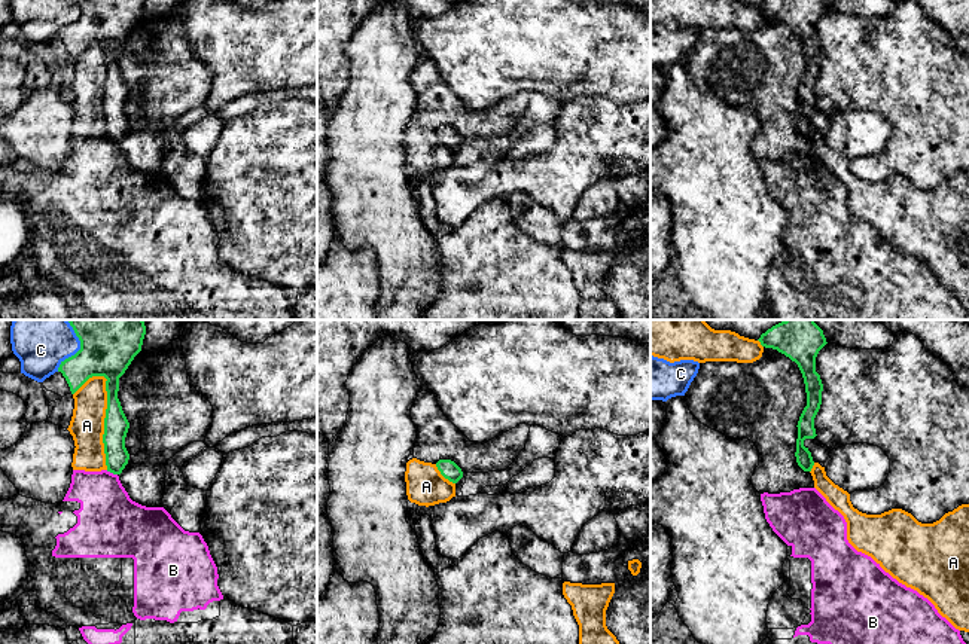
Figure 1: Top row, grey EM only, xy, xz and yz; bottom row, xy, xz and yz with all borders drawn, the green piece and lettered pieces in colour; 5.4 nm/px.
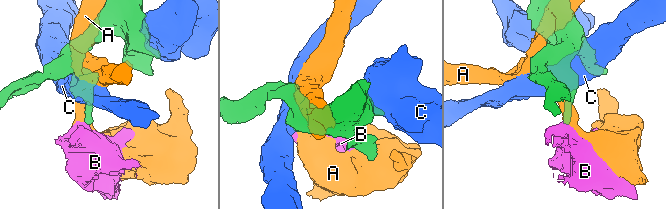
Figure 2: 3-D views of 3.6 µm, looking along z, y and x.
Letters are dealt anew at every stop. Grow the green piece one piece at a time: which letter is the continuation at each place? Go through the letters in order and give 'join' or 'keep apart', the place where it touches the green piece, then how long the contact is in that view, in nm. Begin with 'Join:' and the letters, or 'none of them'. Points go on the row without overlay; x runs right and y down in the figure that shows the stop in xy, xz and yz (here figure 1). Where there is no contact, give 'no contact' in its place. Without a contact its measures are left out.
Join: none of them
A: keep apart; meets green in xy at (104, 85); contact 500 nm long
B: keep apart; meets green in xy at (112, 139); contact 70 nm long
C: keep apart; meets green in xy at (75, 21); contact 240 nm long

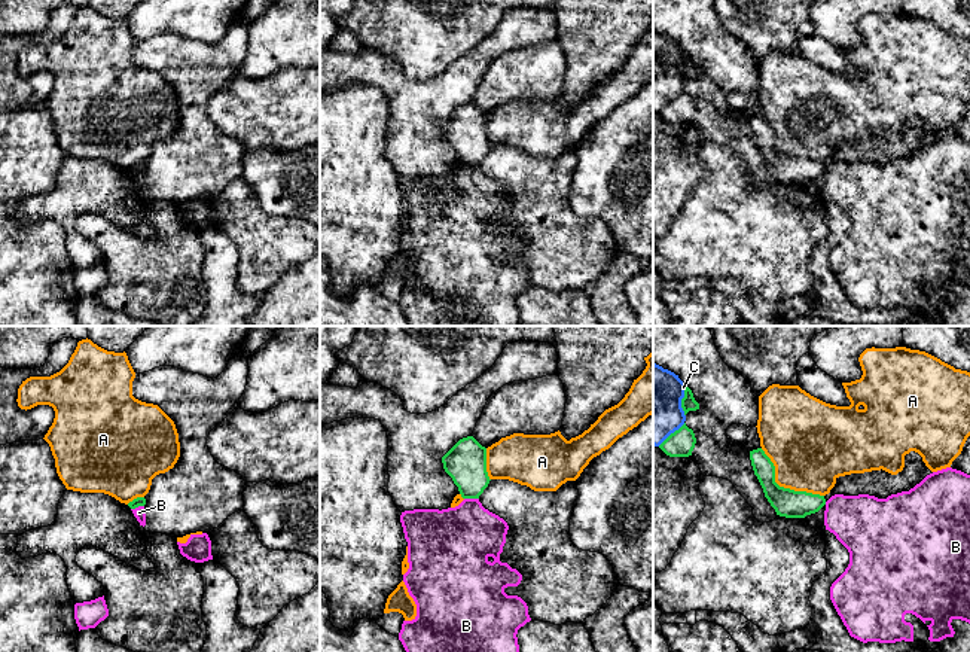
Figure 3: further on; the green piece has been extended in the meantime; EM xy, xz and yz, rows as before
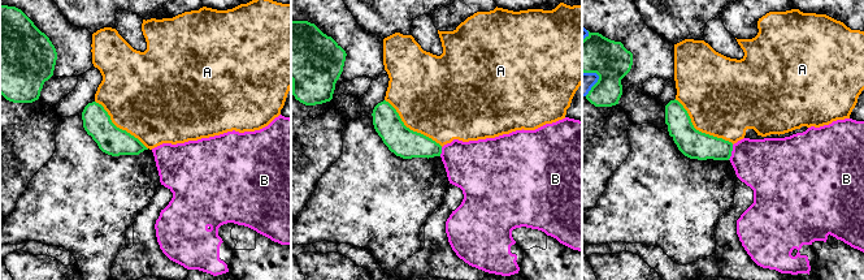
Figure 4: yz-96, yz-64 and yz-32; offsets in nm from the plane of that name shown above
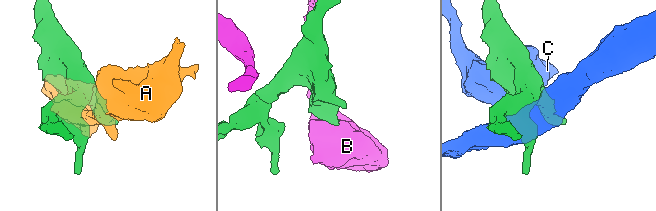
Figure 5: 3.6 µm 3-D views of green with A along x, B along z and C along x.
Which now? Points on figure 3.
Join: none of them
A: keep apart; meets green in yz at (783, 154); contact 440 nm long
B: keep apart; meets green in xz at (472, 164); contact 80 nm long
C: keep apart; meets green in yz at (682, 69); contact 160 nm long

